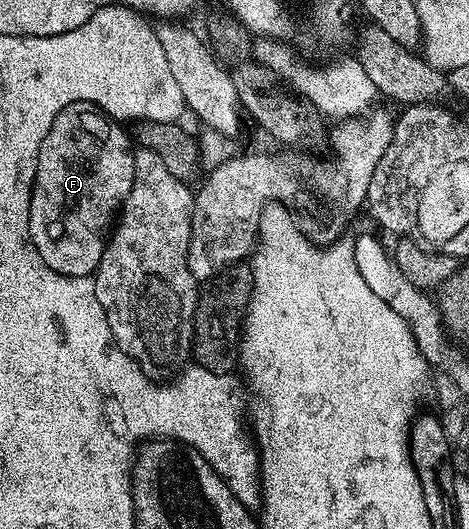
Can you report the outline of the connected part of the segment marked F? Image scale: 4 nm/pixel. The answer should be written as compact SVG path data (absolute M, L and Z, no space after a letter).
M77 100L68 106L64 106L64 110L60 110L60 114L56 114L52 126L46 131L44 138L40 142L38 169L34 175L34 189L30 195L30 241L36 246L40 258L44 258L47 266L52 270L56 270L57 275L93 277L94 273L98 271L98 263L106 249L108 233L111 231L118 213L122 211L123 202L128 198L128 194L132 190L135 149L133 147L130 148L130 140L126 137L126 132L122 128L125 127L119 121L111 120L101 108L83 100Z

